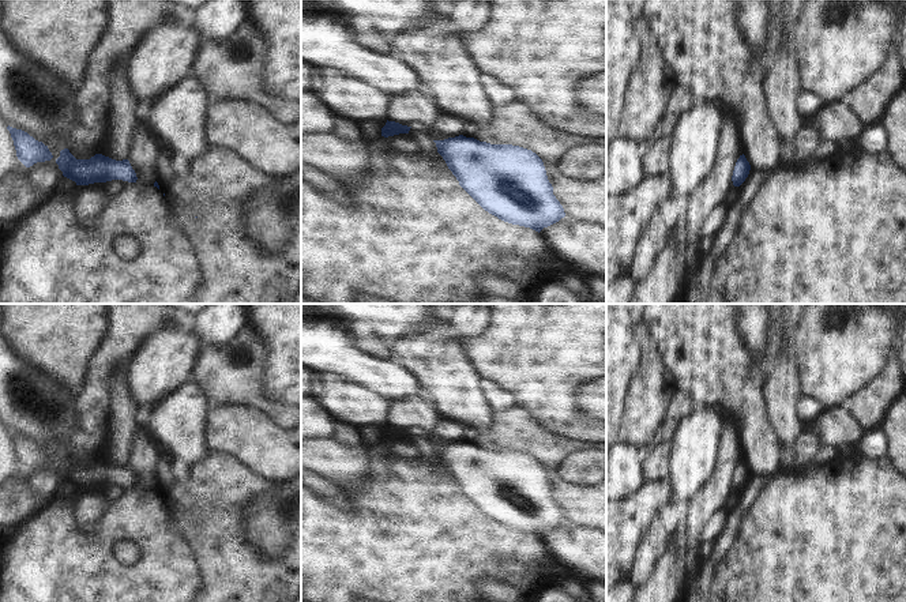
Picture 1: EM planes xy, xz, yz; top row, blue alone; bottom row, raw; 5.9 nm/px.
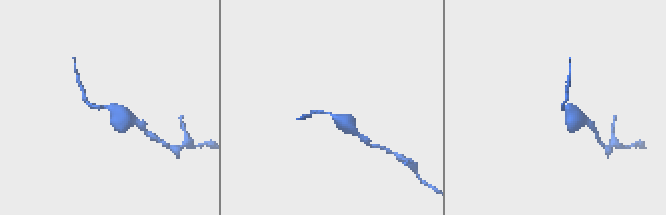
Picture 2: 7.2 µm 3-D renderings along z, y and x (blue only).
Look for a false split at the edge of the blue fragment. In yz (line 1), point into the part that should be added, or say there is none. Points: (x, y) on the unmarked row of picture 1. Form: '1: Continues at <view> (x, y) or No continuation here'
1: No continuation here.

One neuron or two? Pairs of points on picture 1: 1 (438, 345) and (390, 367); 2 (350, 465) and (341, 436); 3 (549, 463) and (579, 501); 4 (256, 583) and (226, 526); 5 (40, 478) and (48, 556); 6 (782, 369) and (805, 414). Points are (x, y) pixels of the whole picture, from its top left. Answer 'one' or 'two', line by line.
1: two
2: two
3: one
4: one
5: two
6: two

